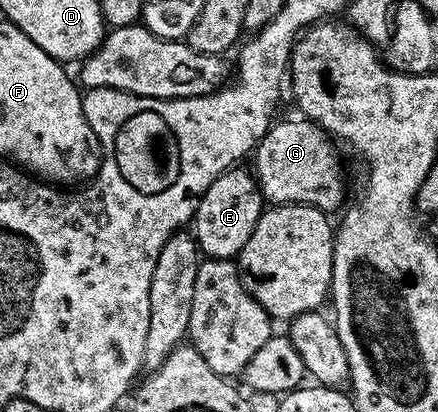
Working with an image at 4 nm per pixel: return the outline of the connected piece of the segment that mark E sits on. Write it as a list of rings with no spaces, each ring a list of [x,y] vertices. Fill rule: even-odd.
[[[236,165],[224,171],[199,199],[193,220],[193,234],[199,250],[208,259],[234,260],[249,241],[257,221],[265,210],[265,200],[259,191],[259,181],[246,166]]]

